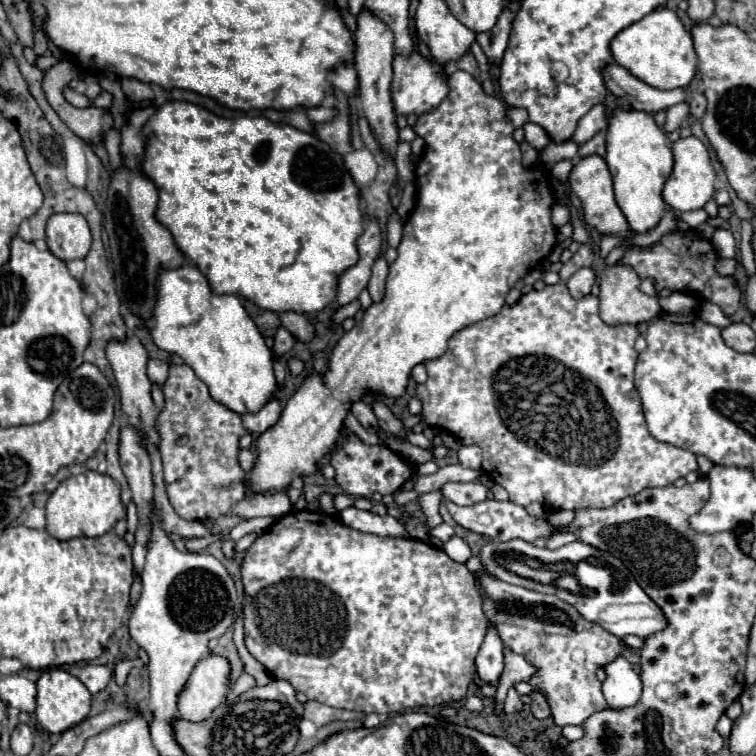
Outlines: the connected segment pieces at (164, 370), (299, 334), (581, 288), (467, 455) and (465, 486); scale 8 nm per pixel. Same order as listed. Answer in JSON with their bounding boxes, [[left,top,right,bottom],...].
[[148,359,168,385],[280,313,314,343],[566,267,594,299],[458,445,482,469],[442,481,488,505]]

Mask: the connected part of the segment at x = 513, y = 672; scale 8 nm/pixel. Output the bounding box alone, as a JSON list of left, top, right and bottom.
[495,649,536,718]

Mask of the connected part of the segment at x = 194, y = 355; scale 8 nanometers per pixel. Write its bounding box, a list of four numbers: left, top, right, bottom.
[150,263,276,413]

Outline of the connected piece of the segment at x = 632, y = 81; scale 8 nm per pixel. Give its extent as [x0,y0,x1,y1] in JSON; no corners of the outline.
[602,63,686,113]

